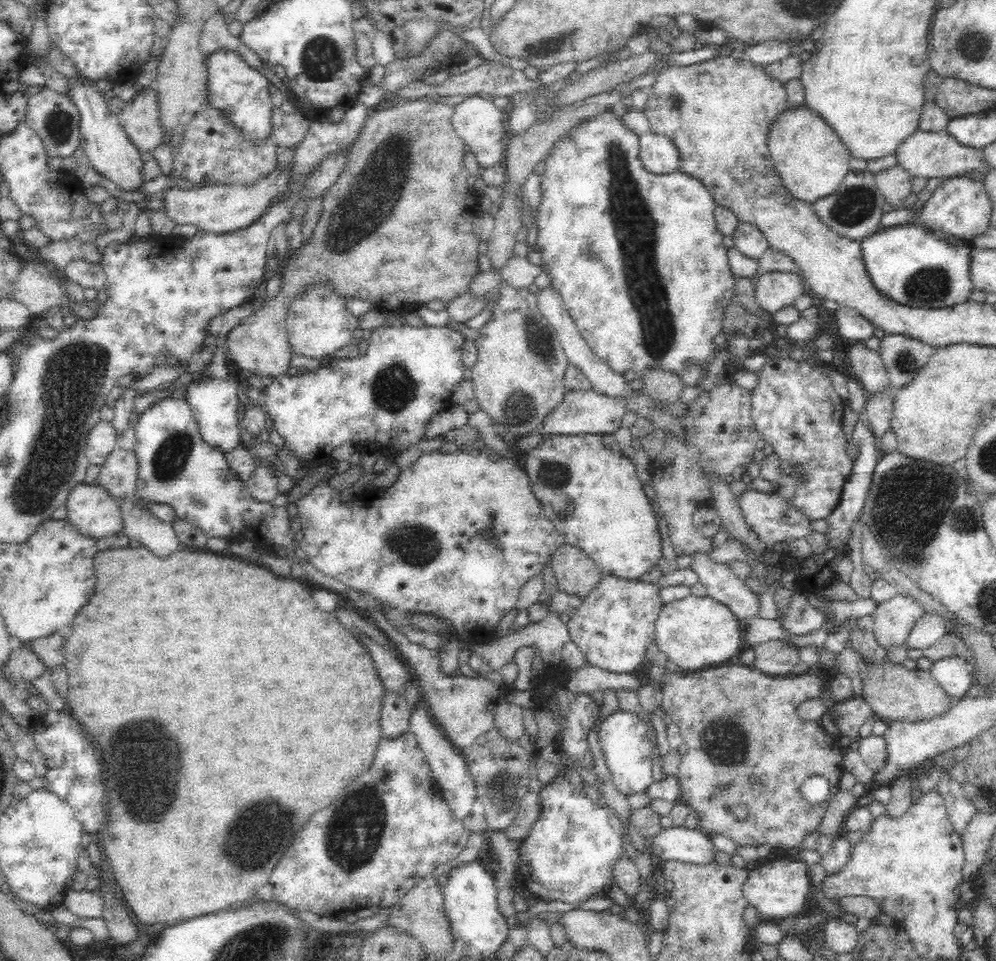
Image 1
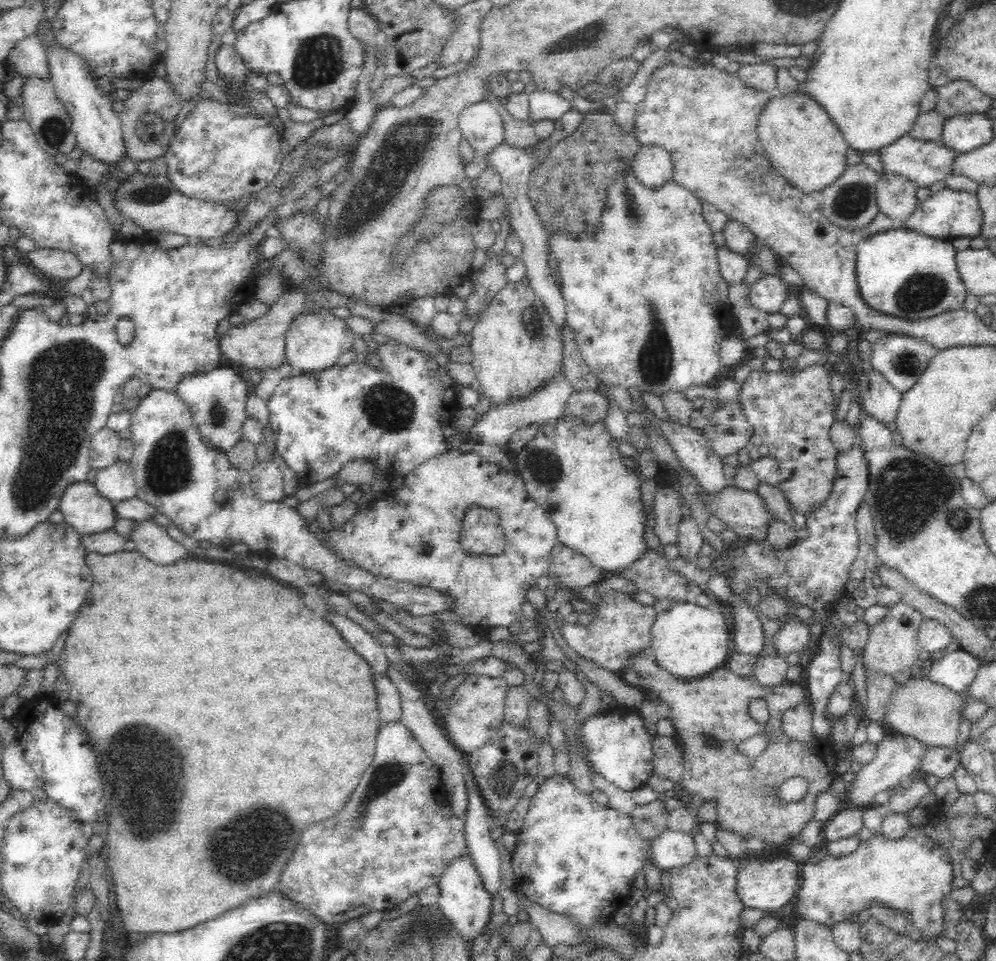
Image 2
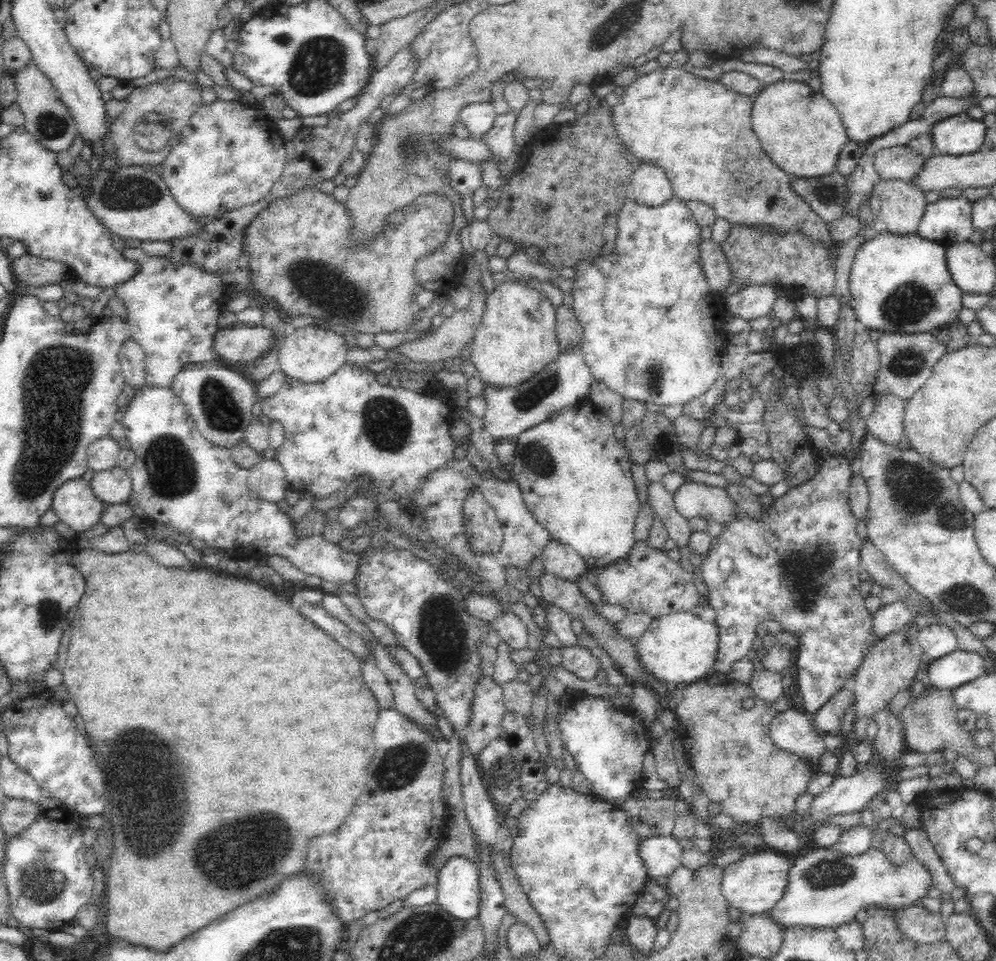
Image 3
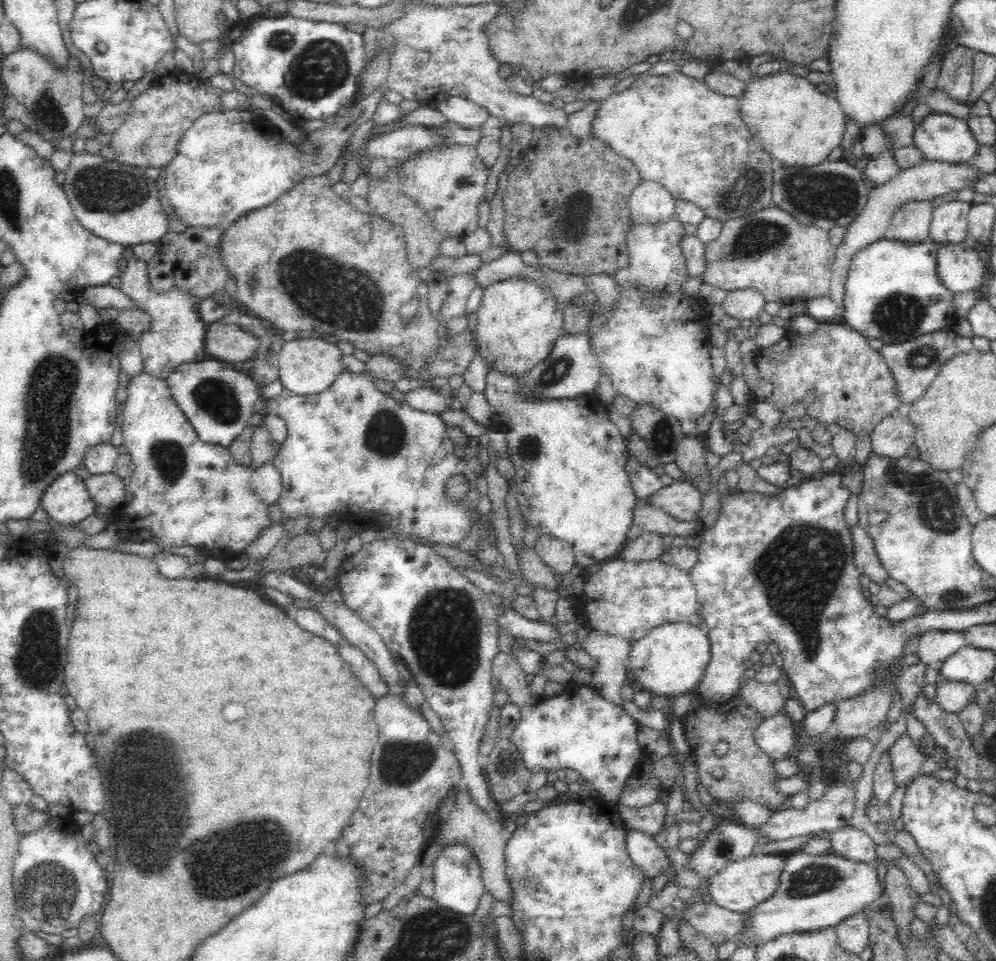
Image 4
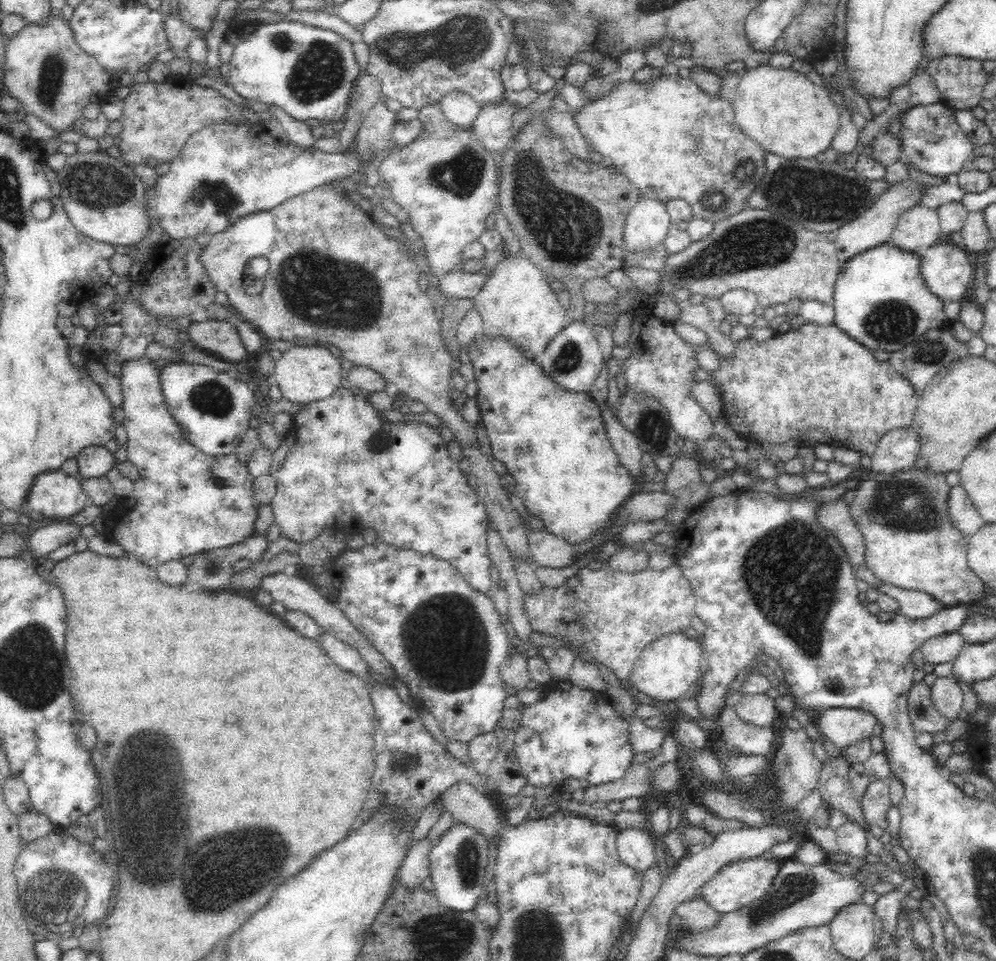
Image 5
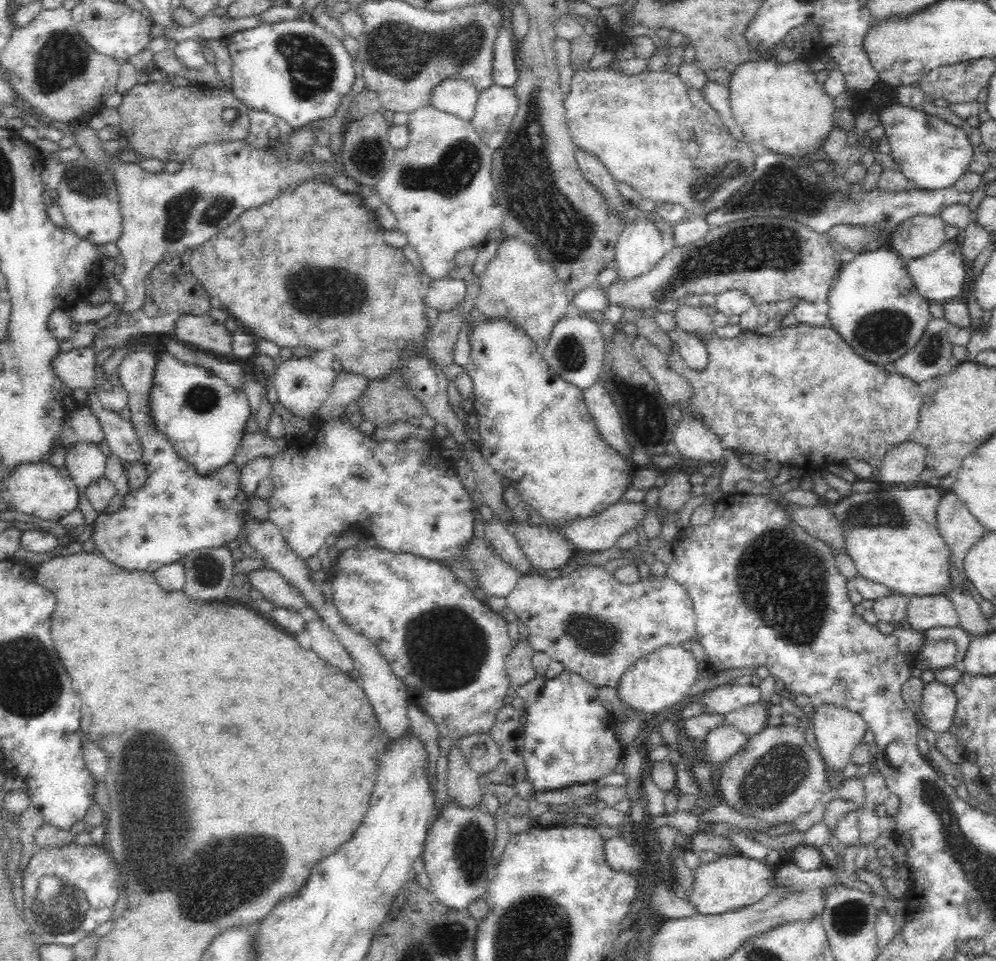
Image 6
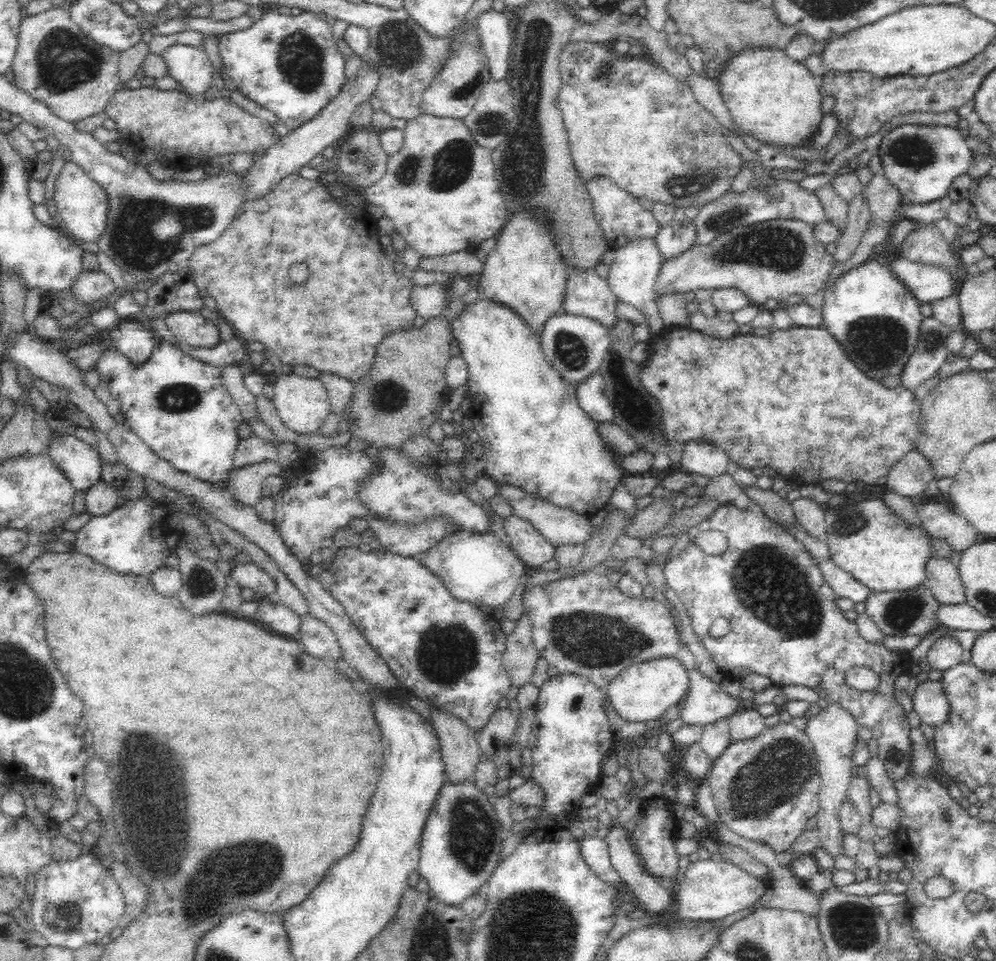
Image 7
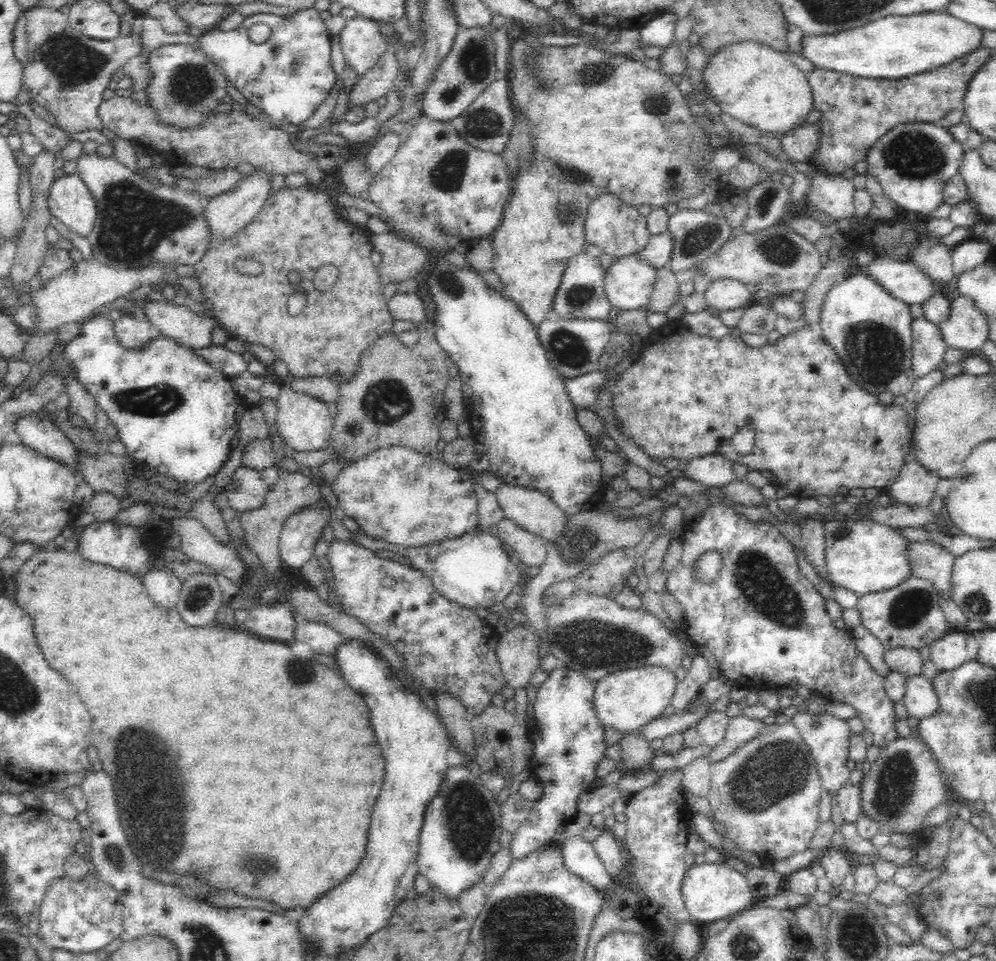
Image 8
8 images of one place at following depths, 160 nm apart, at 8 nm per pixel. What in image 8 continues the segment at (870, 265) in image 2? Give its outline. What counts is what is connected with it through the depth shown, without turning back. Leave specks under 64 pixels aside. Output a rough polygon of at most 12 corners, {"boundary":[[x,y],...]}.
{"boundary":[[866,271],[827,292],[822,336],[868,392],[916,380],[910,305]]}

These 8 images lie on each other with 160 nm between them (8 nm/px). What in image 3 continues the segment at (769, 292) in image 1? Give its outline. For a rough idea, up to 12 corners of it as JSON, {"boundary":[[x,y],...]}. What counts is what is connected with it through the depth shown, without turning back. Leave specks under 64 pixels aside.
{"boundary":[[748,285],[723,295],[727,314],[772,315],[780,289]]}

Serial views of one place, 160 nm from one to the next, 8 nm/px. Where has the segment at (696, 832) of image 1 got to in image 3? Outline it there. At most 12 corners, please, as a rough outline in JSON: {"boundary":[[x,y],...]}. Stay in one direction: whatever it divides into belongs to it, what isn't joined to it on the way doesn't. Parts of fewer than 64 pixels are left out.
{"boundary":[[672,834],[643,838],[649,878],[682,865],[684,848]]}

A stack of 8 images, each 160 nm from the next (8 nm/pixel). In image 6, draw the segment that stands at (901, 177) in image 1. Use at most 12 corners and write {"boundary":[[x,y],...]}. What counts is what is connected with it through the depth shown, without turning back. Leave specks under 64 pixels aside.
{"boundary":[[917,214],[890,231],[904,259],[946,242],[941,215]]}

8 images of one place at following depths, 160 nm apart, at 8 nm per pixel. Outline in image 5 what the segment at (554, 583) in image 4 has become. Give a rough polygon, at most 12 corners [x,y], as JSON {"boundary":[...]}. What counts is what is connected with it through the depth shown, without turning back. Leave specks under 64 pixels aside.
{"boundary":[[324,183],[200,261],[265,339],[319,340],[422,402],[510,556],[526,515],[448,397],[405,244]]}

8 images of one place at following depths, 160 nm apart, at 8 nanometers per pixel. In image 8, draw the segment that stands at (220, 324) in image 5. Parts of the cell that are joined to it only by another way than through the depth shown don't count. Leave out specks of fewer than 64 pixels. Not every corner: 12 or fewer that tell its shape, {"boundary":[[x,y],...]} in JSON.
{"boundary":[[147,300],[146,319],[187,347],[212,344],[218,320],[181,303]]}

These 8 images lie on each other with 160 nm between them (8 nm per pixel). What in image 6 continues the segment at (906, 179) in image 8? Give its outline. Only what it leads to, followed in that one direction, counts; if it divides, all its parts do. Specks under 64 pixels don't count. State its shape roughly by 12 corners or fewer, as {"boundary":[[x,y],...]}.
{"boundary":[[889,103],[880,134],[911,187],[941,189],[969,170],[961,126]]}

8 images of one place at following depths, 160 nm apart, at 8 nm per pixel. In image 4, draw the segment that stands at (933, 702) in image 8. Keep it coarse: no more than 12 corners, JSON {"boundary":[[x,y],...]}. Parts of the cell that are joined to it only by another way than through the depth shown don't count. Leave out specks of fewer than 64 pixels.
{"boundary":[[939,679],[935,702],[962,712],[976,700],[972,683]]}

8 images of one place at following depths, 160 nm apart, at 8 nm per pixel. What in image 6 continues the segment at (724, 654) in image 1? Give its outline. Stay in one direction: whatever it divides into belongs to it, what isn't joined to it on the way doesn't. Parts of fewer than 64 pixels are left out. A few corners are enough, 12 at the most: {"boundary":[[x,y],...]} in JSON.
{"boundary":[[662,645],[625,670],[625,706],[658,718],[685,702],[700,667]]}

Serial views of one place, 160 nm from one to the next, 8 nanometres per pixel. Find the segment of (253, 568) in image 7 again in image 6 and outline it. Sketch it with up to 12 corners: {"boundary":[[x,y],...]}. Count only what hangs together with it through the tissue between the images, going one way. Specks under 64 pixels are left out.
{"boundary":[[270,568],[249,572],[252,588],[275,607],[312,610],[300,589]]}

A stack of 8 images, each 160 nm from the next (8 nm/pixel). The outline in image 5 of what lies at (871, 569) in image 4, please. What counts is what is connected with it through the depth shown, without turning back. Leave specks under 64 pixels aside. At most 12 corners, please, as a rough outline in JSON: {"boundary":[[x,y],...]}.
{"boundary":[[825,504],[819,522],[840,540],[854,568],[867,547],[848,504]]}

